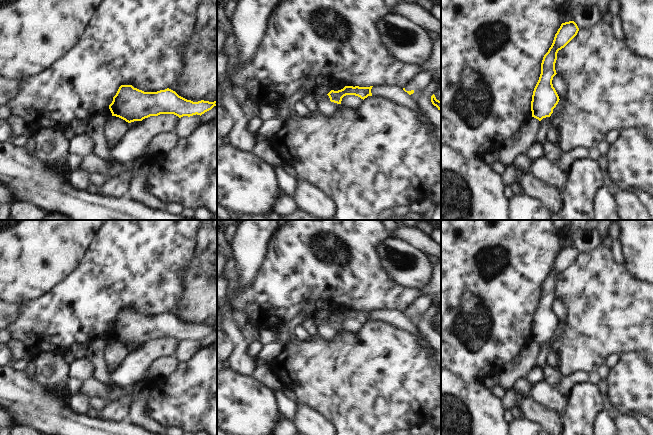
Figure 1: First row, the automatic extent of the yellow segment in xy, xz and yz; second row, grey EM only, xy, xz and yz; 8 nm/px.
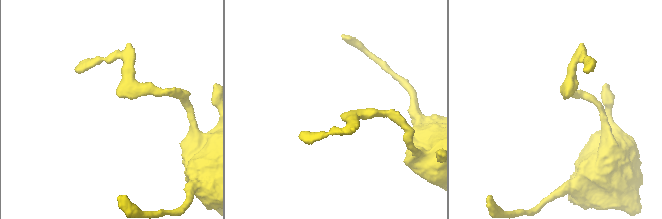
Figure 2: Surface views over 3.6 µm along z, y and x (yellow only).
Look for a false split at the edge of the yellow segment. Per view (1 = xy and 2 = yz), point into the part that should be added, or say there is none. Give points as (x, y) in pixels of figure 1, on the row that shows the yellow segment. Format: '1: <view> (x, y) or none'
1: none
2: none

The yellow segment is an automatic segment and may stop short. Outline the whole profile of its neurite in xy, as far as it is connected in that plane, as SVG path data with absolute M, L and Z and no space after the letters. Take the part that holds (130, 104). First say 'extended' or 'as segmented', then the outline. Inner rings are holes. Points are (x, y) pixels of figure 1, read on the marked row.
as segmented; M121 85L109 109L112 116L131 123L160 114L174 114L179 118L196 114L201 116L214 106L217 106L217 101L193 102L169 88L157 92L144 92L132 85Z

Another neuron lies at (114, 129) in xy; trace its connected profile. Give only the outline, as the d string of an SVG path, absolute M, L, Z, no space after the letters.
M110 116L104 125L104 136L108 147L110 149L114 148L117 142L124 136L129 128L129 123L125 120Z

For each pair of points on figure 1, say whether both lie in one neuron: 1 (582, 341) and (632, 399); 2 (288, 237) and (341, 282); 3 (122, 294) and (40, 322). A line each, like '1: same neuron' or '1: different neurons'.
1: different neurons
2: same neuron
3: same neuron

